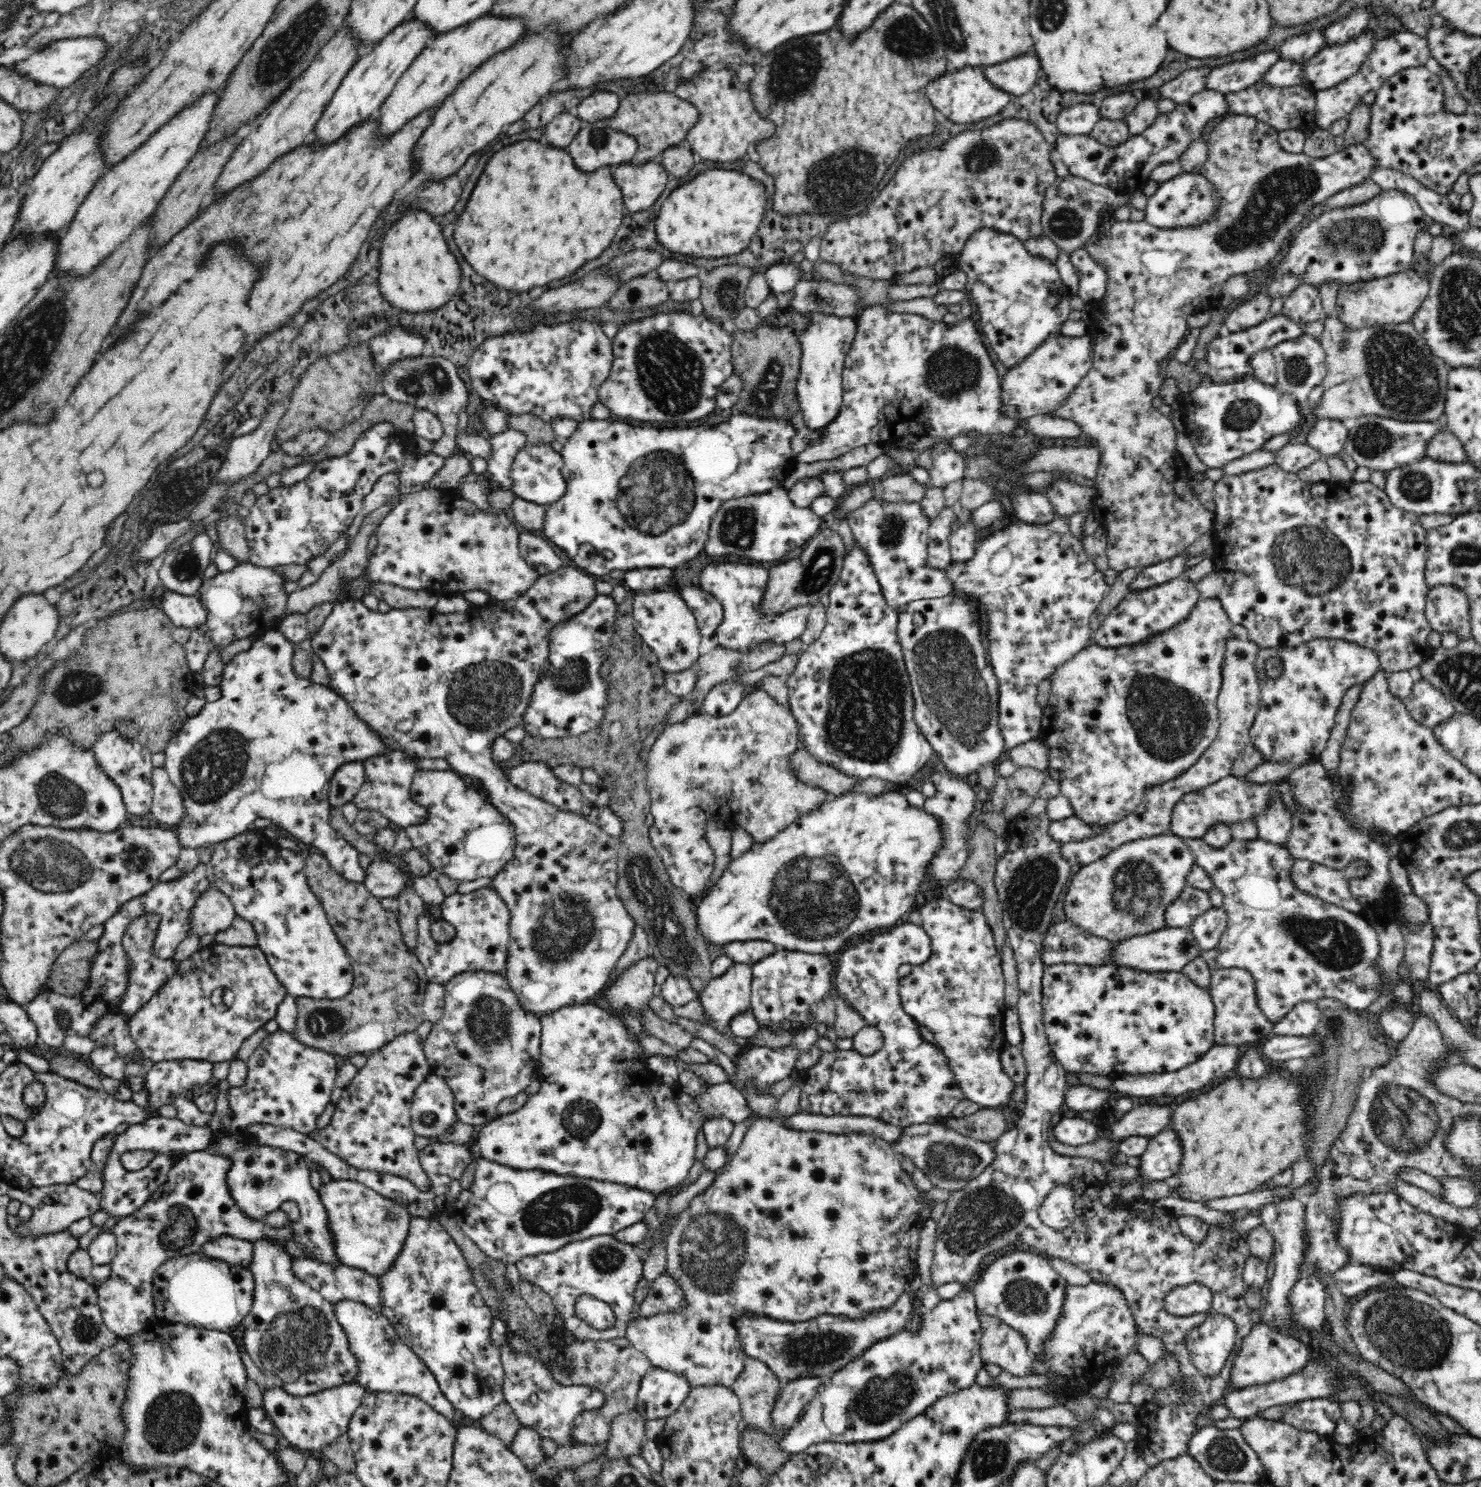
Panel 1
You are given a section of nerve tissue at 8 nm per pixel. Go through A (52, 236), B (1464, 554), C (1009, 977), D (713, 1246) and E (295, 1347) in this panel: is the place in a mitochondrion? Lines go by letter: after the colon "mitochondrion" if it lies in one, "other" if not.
A: other
B: mitochondrion
C: other
D: mitochondrion
E: mitochondrion

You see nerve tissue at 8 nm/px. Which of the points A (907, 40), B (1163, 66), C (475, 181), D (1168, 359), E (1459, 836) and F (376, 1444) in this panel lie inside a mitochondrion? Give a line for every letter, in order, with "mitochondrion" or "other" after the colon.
A: mitochondrion
B: other
C: other
D: other
E: mitochondrion
F: other

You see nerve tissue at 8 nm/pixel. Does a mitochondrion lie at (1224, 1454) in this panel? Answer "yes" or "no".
yes

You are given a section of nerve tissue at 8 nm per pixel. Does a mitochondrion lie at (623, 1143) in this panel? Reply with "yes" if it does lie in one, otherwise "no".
no

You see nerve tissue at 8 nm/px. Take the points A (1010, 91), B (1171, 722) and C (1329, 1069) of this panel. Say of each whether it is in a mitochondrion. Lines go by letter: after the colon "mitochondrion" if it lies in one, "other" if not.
A: other
B: mitochondrion
C: mitochondrion

